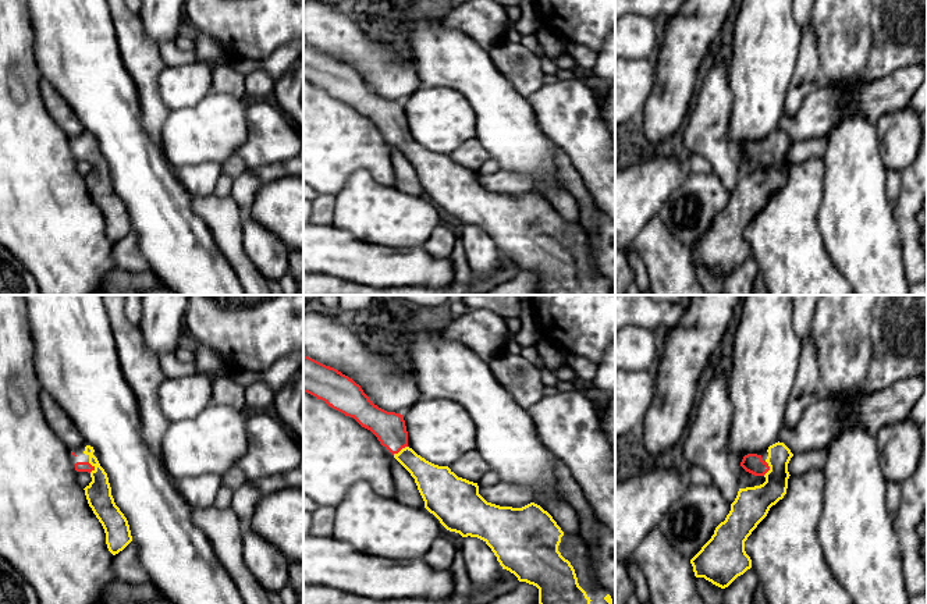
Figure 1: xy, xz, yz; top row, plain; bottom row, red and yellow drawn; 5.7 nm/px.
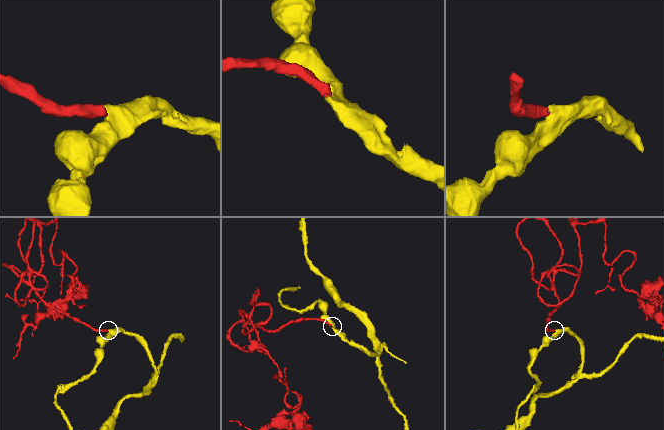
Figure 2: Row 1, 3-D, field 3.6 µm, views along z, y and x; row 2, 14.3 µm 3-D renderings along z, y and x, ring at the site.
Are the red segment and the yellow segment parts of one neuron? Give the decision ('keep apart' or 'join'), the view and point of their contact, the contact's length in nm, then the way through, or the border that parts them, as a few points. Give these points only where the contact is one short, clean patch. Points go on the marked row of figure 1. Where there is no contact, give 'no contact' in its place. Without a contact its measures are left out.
join; contact xz (400, 450); length 100 nm; way xz (389, 427), (400, 450), (430, 479)

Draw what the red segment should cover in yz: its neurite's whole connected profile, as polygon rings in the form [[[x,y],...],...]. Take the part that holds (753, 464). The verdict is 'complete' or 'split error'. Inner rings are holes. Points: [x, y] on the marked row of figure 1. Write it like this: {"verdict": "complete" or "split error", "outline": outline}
{"verdict": "split error", "outline": [[[779,441],[770,445],[767,452],[768,456],[766,461],[757,454],[747,454],[743,456],[740,466],[754,476],[764,476],[766,482],[760,486],[739,488],[725,520],[715,527],[711,539],[690,559],[696,578],[704,578],[713,585],[725,589],[738,576],[752,568],[752,559],[745,551],[745,541],[757,525],[767,516],[770,508],[786,494],[788,479],[791,476],[788,472],[788,463],[793,456],[791,450]]]}

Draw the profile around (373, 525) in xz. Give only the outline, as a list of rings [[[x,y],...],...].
[[[356,482],[335,507],[333,537],[362,555],[413,561],[429,551],[440,530],[440,520],[426,508],[404,505]]]

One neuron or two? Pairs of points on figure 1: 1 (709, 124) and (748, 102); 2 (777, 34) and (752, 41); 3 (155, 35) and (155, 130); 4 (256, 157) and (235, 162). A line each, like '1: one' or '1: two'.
1: two
2: one
3: two
4: two

